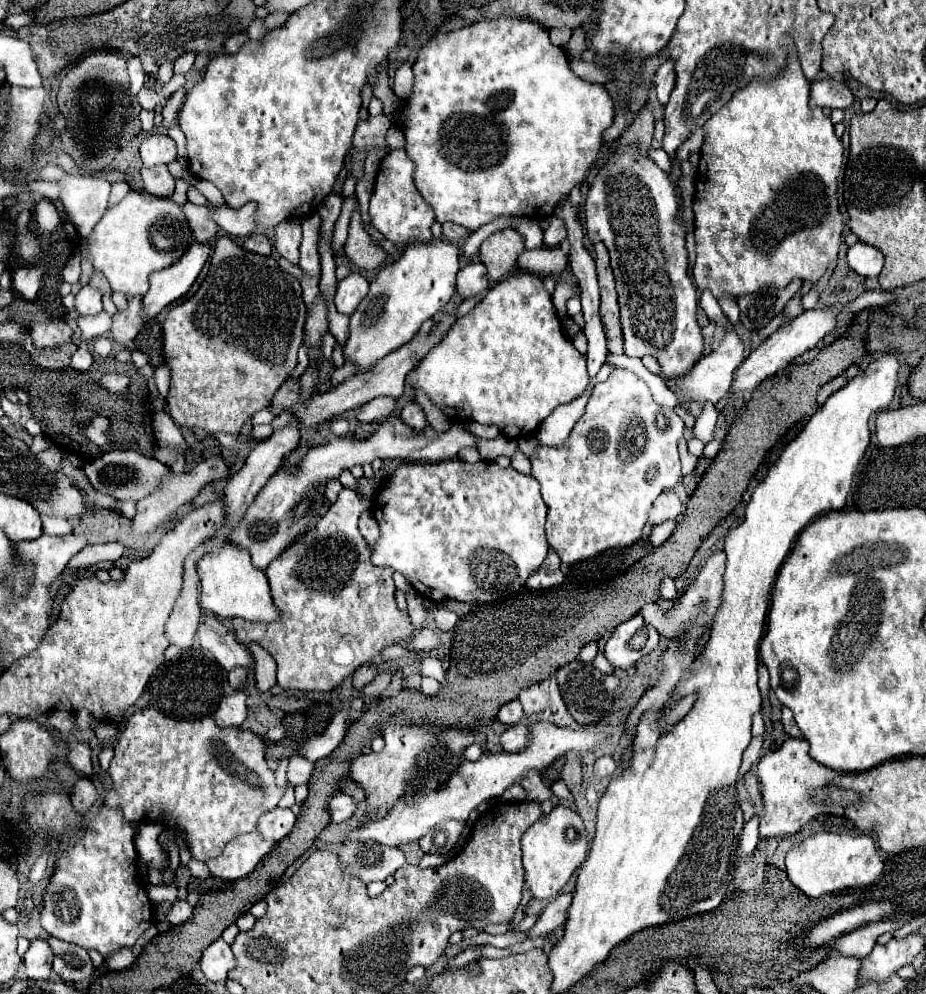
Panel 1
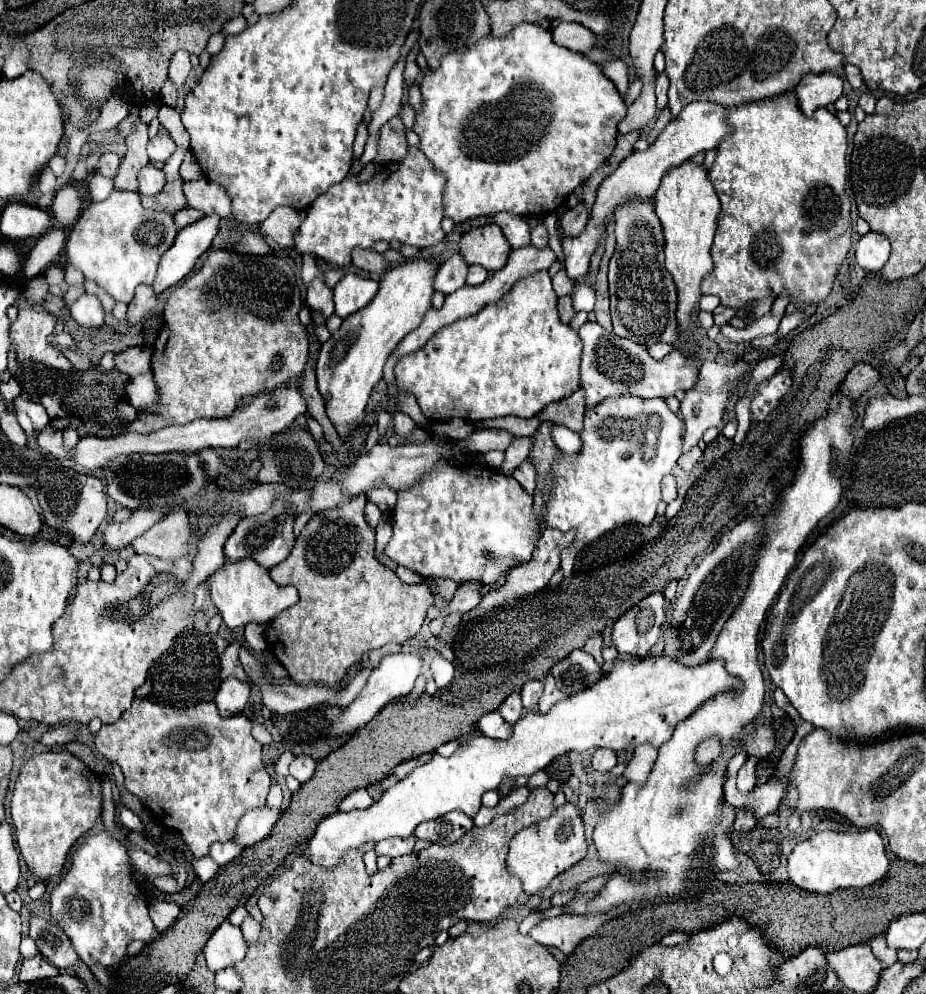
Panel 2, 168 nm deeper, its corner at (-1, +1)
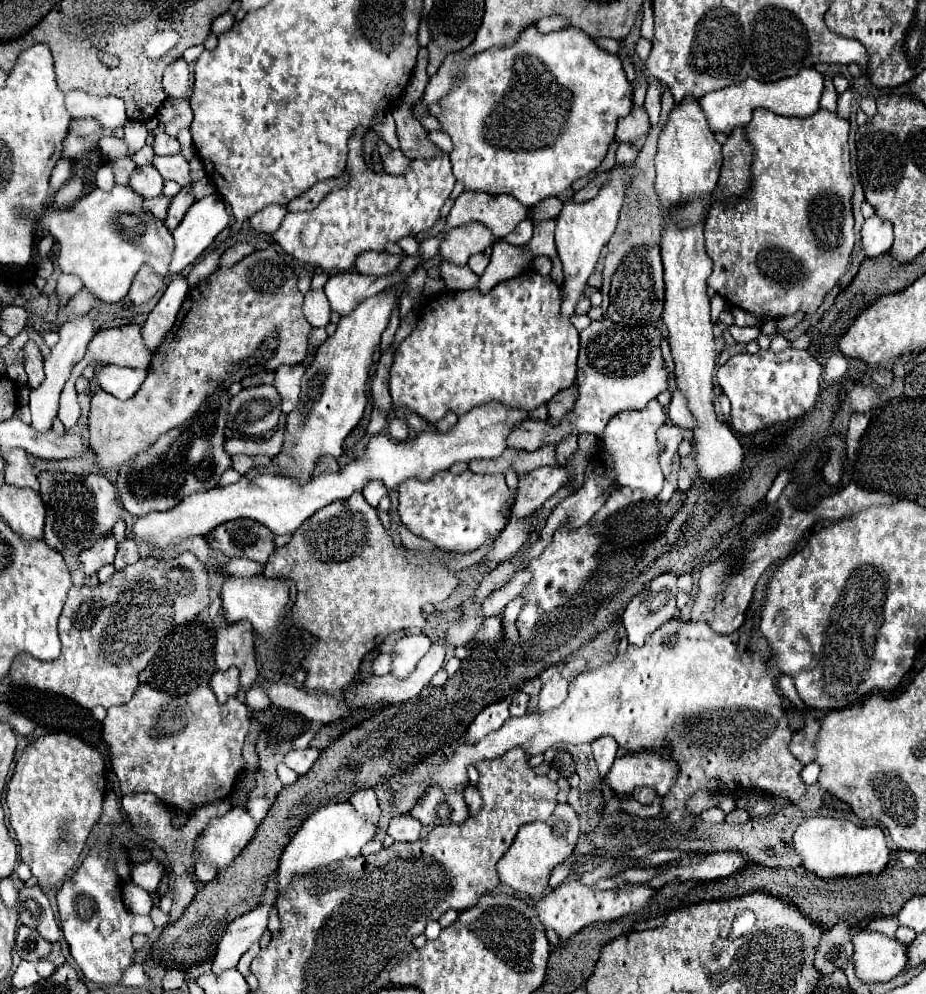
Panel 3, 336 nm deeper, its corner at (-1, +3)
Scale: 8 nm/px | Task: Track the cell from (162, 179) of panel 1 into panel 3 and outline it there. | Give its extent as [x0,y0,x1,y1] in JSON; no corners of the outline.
[130,165,162,197]

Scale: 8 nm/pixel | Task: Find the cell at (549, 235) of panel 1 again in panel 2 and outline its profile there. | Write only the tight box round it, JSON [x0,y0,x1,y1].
[560,201,588,235]

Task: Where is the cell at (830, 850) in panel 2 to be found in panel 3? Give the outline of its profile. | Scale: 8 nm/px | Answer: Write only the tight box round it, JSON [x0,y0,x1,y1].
[792,817,890,879]

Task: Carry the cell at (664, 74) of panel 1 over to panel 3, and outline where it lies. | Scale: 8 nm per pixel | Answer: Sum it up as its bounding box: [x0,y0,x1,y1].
[644,85,662,125]

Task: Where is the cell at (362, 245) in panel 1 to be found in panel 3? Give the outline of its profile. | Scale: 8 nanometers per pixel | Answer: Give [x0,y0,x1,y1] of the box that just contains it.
[356,251,404,275]

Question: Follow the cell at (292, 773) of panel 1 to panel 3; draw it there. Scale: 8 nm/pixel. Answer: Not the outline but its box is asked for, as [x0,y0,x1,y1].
[284,749,320,775]

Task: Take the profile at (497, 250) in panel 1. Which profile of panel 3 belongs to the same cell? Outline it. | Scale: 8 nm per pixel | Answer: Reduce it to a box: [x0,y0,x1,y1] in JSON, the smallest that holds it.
[440,223,496,265]

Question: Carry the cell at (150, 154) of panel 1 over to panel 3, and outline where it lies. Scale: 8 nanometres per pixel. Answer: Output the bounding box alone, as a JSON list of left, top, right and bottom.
[152,133,180,155]

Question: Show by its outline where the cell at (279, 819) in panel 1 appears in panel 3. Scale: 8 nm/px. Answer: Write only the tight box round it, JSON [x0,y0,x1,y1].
[196,807,258,871]

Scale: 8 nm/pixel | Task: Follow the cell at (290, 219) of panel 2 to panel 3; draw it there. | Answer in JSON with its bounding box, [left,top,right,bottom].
[250,205,288,235]

